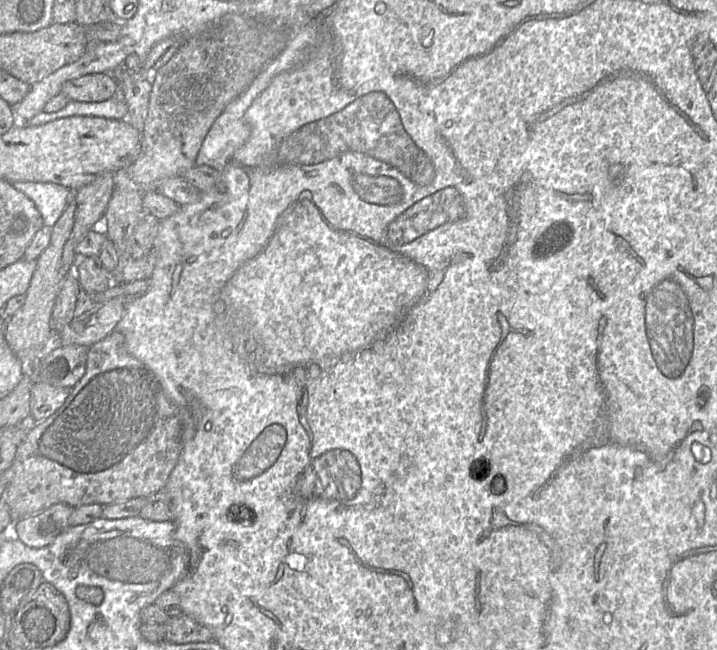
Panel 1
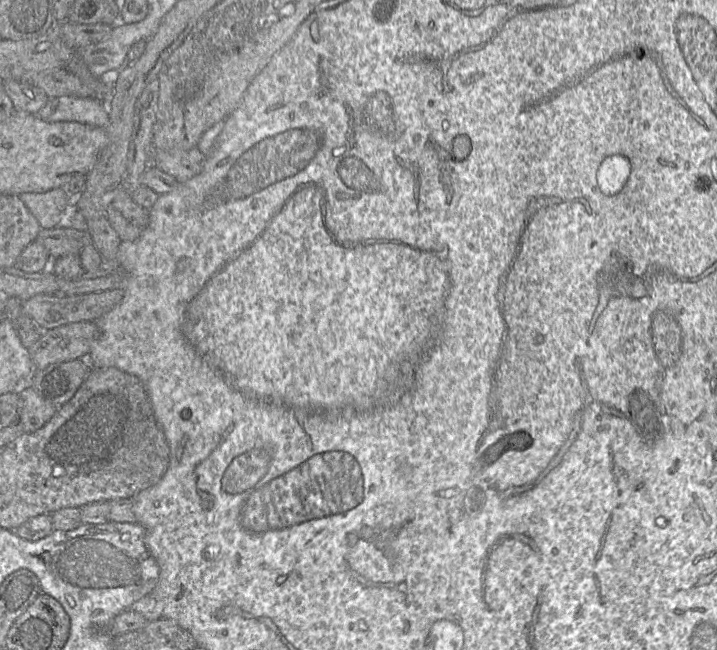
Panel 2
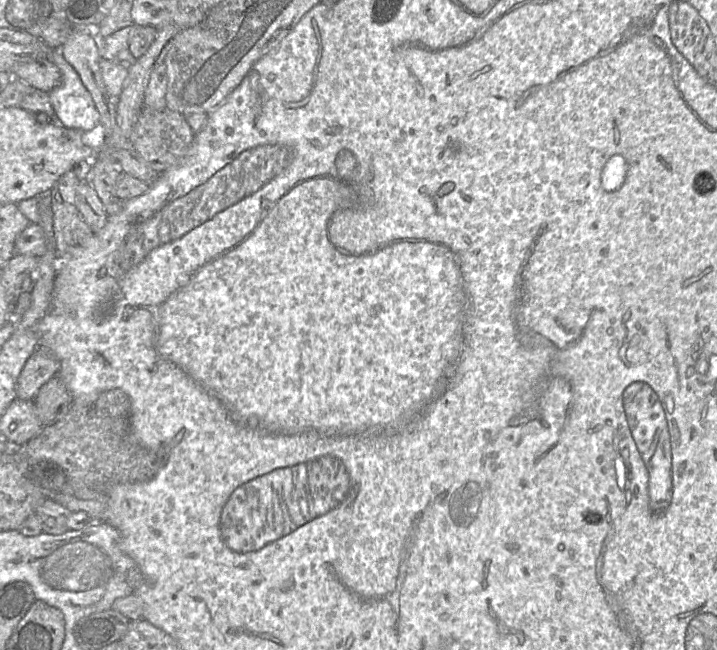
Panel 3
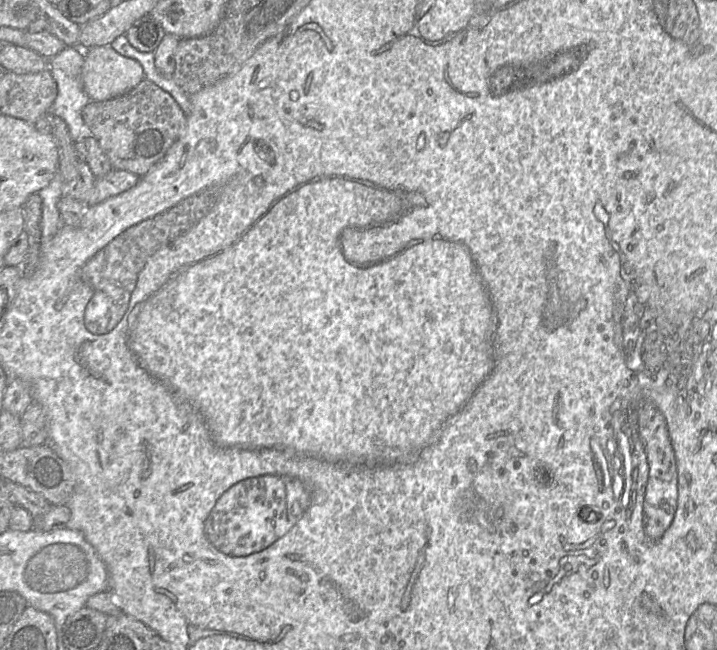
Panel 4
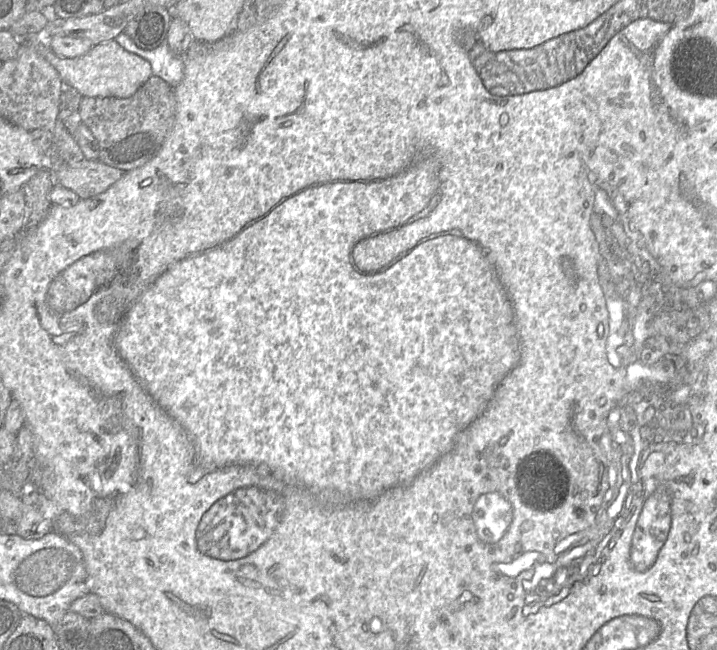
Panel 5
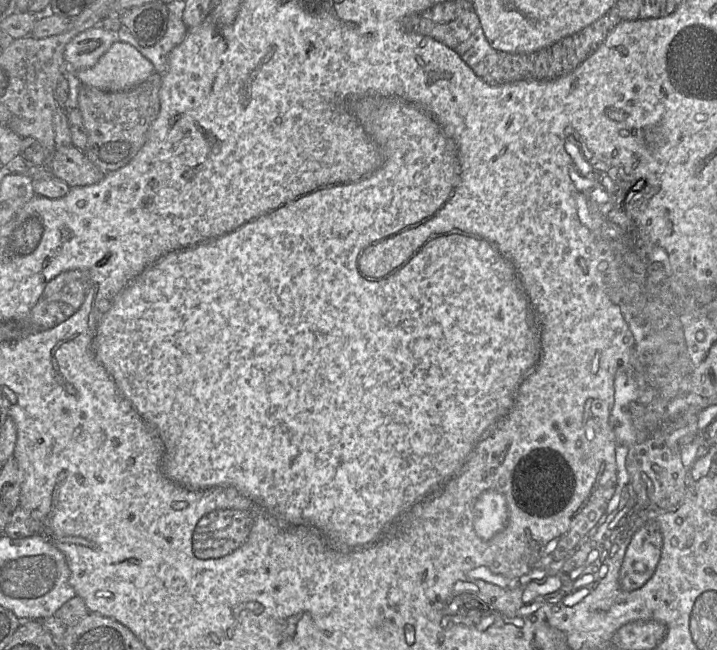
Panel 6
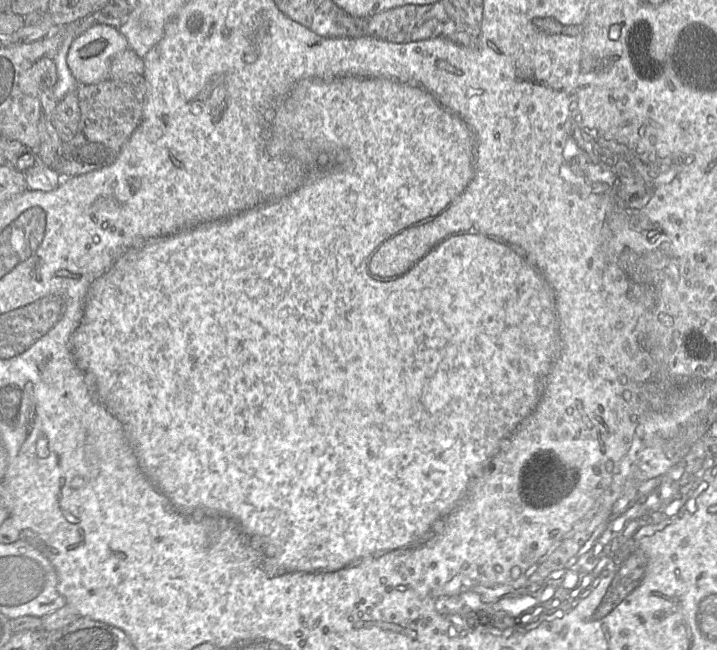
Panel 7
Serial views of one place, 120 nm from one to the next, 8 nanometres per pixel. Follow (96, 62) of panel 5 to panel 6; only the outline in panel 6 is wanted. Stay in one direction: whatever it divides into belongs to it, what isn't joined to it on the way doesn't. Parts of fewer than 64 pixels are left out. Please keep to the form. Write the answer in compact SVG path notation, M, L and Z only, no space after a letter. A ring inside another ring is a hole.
M116 41L94 66L75 71L75 74L81 84L119 92L140 84L154 72L152 63L133 46Z

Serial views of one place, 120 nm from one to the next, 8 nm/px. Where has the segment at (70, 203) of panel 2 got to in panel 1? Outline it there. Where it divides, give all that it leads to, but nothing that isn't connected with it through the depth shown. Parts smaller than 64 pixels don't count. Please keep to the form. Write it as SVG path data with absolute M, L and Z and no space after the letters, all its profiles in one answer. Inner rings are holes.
M16 181L10 182L15 189L25 194L31 199L38 211L40 212L44 225L53 227L59 220L63 211L67 207L67 197L70 189L56 183L50 182L30 182L30 181Z

